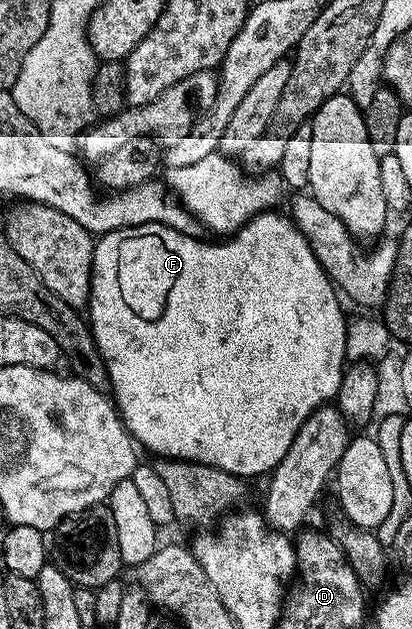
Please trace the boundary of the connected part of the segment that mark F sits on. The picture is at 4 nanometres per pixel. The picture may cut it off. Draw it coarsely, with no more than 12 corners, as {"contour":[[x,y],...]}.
{"contour":[[287,214],[92,248],[86,322],[153,456],[267,476],[348,319]]}

